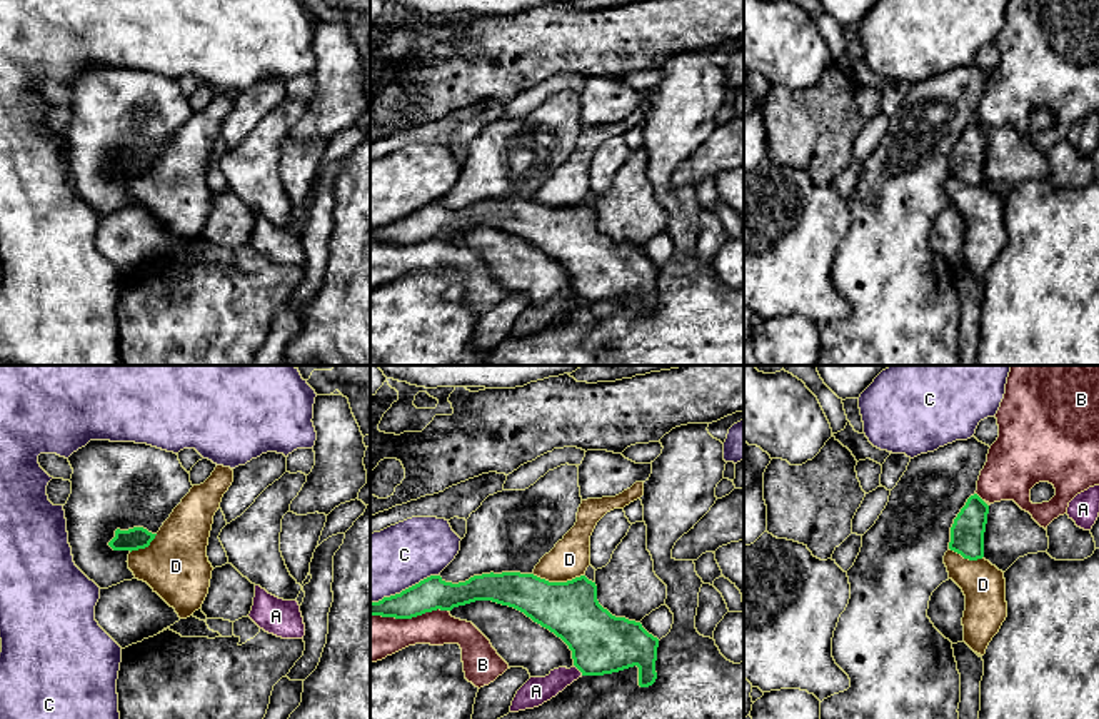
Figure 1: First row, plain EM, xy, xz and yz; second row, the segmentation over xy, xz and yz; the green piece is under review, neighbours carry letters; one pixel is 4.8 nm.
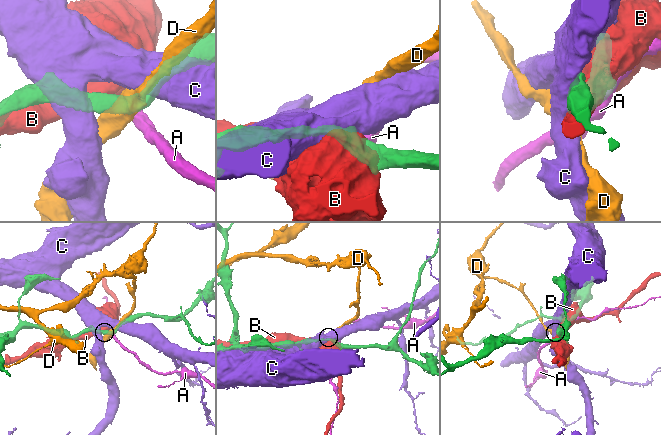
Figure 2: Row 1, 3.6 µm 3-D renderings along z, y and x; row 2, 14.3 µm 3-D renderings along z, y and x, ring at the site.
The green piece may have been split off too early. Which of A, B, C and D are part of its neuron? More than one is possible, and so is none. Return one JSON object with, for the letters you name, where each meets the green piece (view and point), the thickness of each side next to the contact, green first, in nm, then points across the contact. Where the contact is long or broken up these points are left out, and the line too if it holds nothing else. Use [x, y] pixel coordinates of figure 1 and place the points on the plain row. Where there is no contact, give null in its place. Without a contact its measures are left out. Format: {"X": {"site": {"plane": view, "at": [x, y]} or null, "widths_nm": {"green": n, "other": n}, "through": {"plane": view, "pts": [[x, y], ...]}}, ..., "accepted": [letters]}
{"accepted": []}

